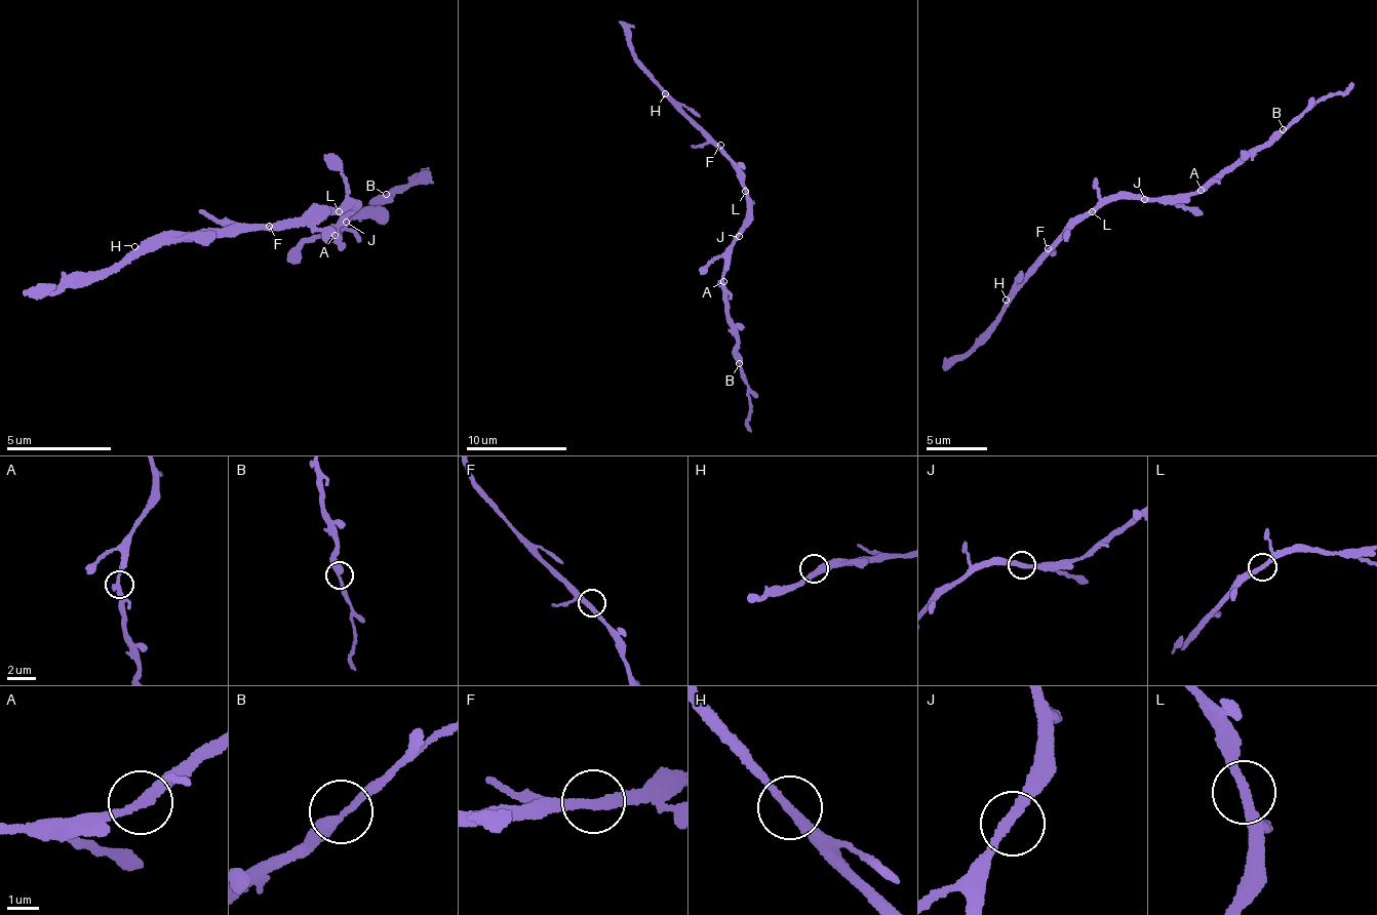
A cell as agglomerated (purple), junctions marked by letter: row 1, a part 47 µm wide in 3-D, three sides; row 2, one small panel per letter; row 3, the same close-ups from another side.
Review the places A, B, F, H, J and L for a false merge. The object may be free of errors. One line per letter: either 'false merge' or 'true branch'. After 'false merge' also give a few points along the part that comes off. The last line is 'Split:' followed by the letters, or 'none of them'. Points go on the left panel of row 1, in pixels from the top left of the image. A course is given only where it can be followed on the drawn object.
A: true branch
B: true branch
F: true branch
H: true branch
J: true branch
L: true branch
Split: none of them

